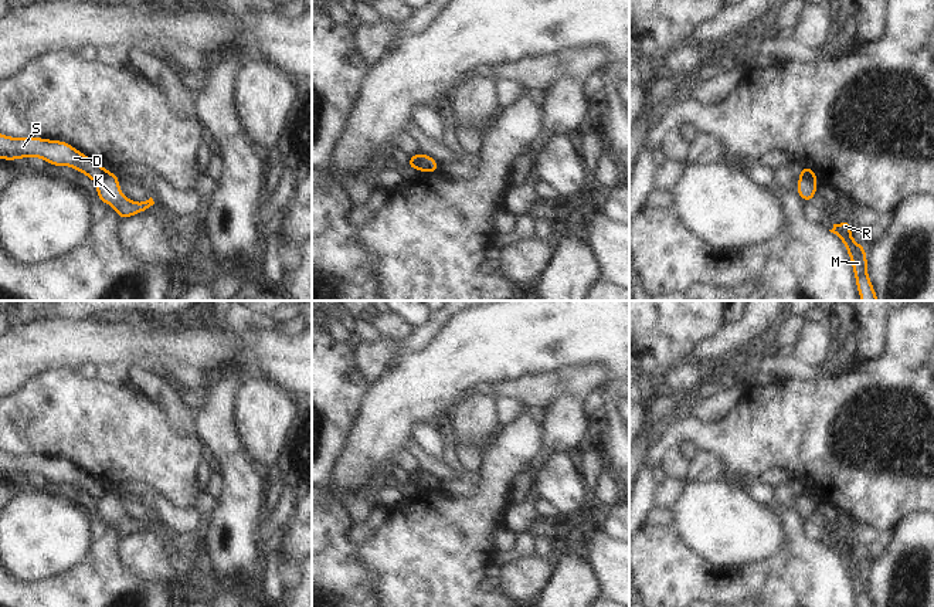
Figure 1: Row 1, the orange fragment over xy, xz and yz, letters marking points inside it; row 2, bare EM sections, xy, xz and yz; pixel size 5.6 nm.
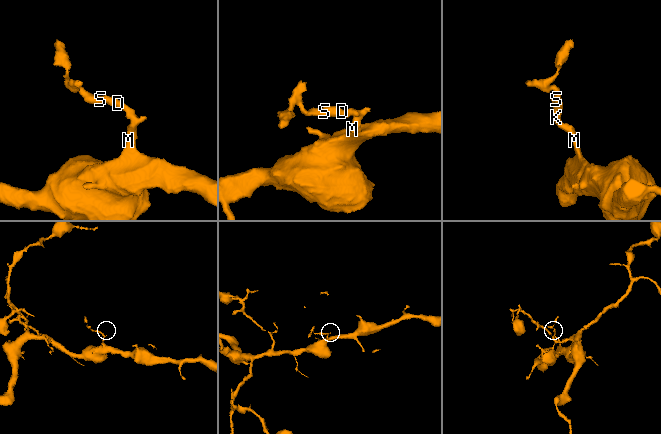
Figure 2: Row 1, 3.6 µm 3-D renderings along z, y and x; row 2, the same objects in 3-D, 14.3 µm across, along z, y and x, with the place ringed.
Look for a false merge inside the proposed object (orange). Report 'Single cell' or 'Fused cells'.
Fused cells

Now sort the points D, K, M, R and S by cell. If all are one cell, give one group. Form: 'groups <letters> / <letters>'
groups D S / K M R

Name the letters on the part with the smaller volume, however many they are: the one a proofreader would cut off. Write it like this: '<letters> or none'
D, S

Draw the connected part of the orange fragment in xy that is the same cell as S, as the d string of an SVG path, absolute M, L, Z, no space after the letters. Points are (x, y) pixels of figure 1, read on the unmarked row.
M0 451L0 477L20 478L21 475L41 475L52 484L69 484L79 488L96 501L105 495L108 488L85 474L65 458L50 458L45 455L10 455Z

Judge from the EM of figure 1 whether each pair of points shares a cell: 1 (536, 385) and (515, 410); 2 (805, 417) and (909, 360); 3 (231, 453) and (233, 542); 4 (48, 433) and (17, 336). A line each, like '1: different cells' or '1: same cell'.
1: different cells
2: same cell
3: same cell
4: different cells

